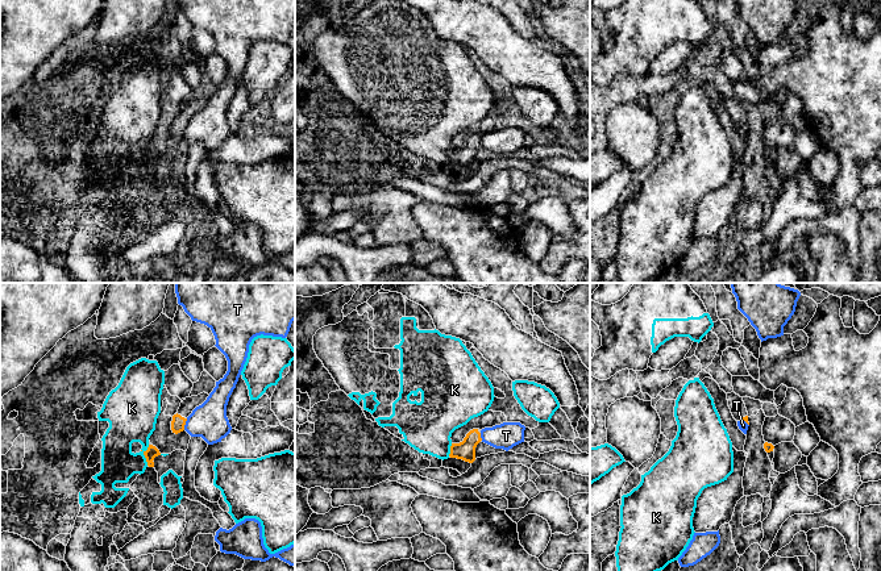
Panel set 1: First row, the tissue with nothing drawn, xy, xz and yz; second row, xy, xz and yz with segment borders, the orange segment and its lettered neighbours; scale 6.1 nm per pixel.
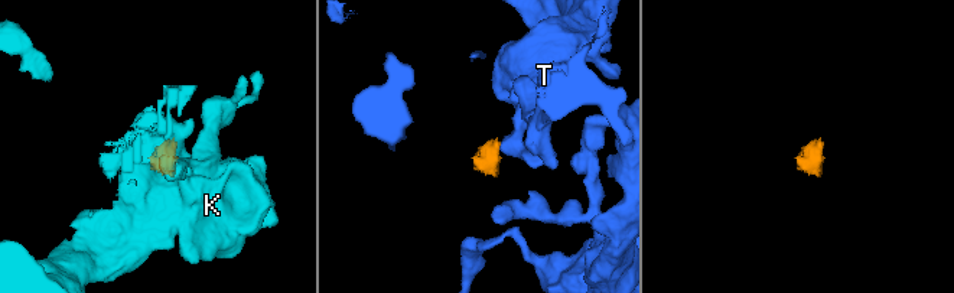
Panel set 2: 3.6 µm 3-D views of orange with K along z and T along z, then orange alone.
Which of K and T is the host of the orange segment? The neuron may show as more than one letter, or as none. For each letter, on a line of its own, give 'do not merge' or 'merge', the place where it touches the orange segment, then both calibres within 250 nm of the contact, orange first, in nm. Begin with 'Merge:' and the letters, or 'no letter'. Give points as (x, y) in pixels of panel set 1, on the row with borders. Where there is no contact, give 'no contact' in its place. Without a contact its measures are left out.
Merge: no letter
K: do not merge; contact xy (144, 454); calibres 70 and 300 nm
T: do not merge; contact xy (185, 424); calibres 90 and 220 nm

